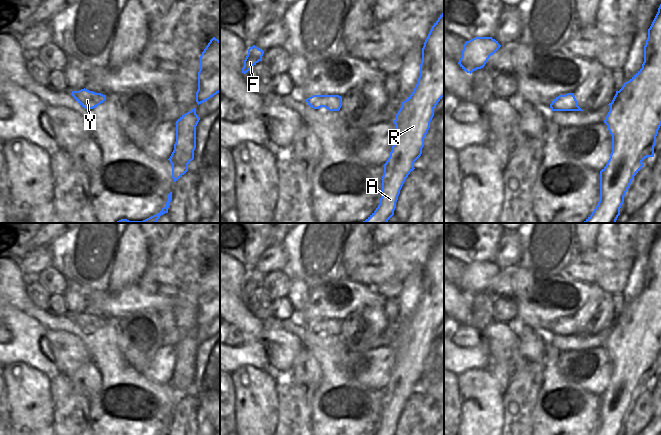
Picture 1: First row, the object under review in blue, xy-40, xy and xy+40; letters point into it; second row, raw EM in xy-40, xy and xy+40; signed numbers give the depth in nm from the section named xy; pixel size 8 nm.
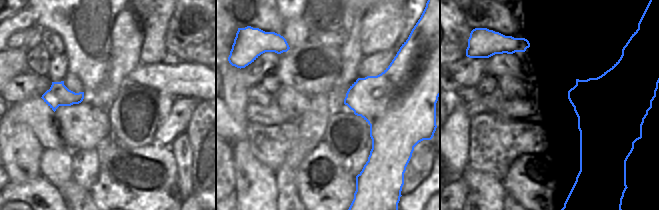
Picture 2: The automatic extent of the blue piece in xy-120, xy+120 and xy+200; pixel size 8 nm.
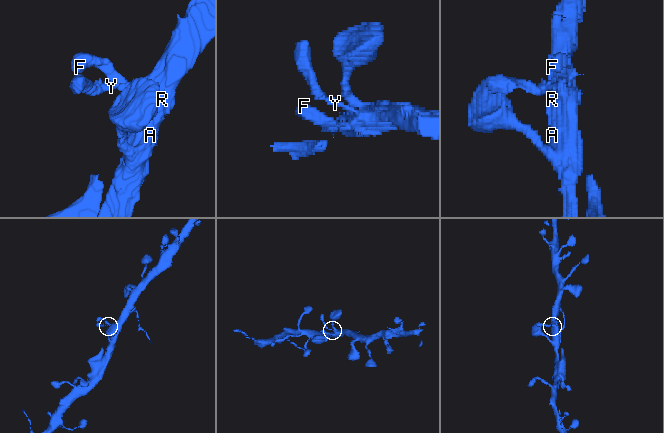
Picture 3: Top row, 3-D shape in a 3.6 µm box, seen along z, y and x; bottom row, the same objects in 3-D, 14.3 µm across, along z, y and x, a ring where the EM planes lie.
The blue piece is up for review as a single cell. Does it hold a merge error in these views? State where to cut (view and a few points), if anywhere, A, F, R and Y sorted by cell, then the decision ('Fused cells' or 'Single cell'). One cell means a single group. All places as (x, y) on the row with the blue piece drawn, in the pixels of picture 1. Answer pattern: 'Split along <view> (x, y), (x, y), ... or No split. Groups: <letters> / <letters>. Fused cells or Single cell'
No split. Groups: A F R Y. Single cell.

